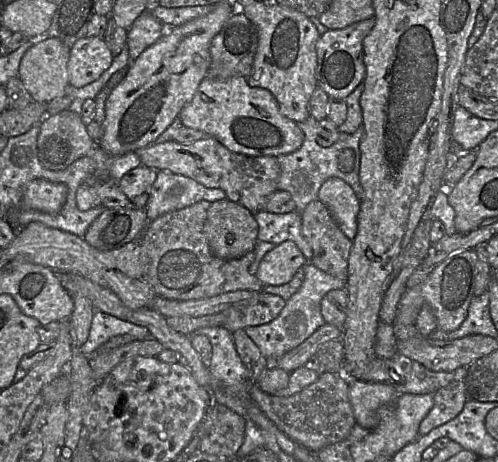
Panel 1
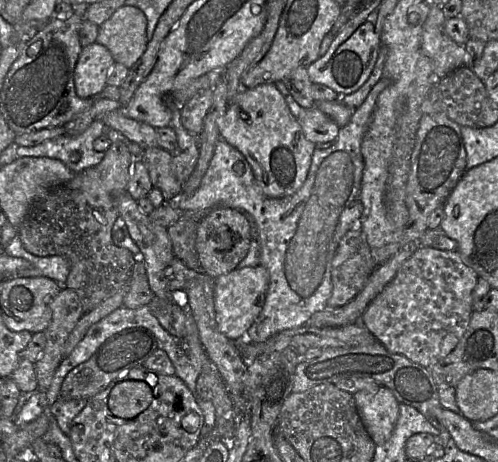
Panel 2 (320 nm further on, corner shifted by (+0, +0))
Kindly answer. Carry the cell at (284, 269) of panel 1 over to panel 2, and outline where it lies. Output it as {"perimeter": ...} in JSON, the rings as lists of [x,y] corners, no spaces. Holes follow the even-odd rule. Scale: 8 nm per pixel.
{"perimeter":[[[261,264],[253,267],[236,268],[215,279],[214,310],[217,327],[231,340],[241,340],[260,314],[267,296],[270,276]]]}

